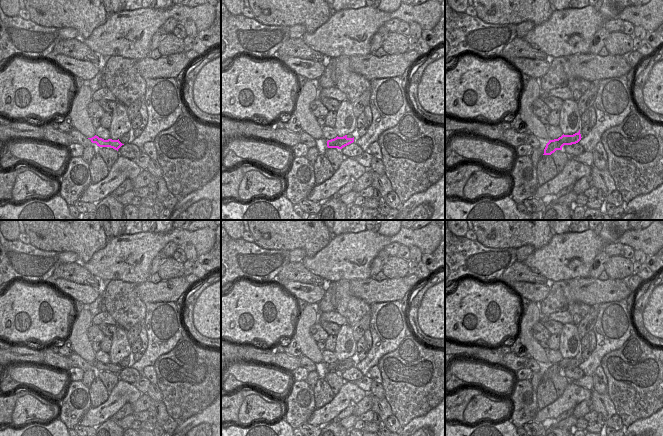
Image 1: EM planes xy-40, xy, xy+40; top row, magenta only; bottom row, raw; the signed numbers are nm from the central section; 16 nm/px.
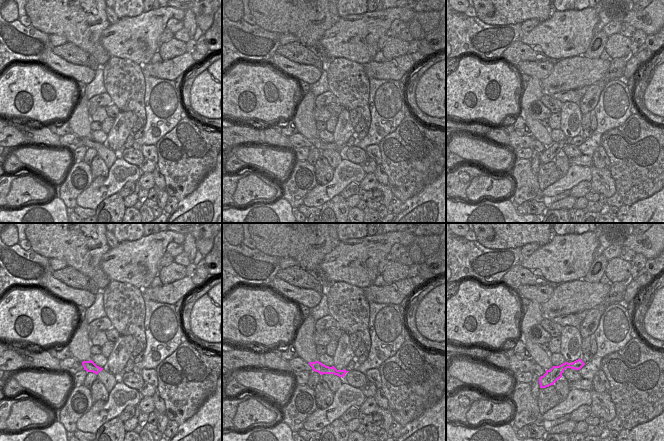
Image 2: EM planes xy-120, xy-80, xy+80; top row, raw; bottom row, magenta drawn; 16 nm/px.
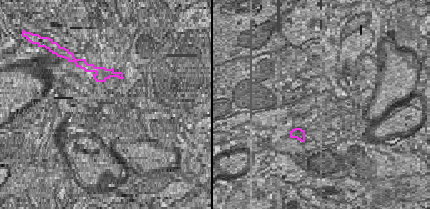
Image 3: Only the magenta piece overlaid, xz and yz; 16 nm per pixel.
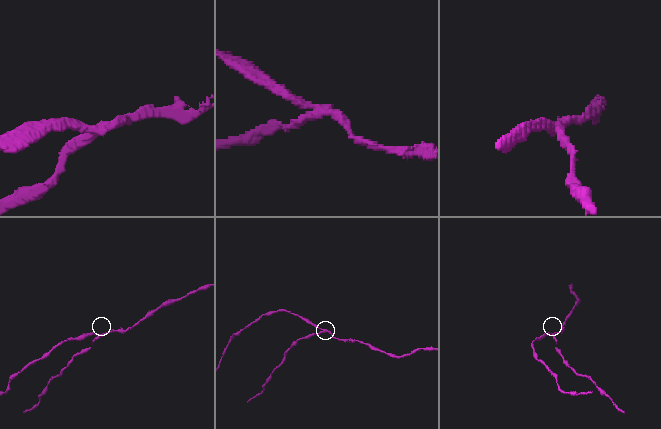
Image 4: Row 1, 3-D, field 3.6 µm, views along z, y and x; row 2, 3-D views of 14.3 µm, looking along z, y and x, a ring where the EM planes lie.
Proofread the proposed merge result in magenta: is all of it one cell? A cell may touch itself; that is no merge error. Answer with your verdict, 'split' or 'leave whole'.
split

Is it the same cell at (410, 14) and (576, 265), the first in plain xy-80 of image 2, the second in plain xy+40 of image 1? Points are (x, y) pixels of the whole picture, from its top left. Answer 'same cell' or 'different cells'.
same cell

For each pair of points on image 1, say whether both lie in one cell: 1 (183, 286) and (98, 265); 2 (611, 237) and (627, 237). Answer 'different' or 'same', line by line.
1: different
2: different

